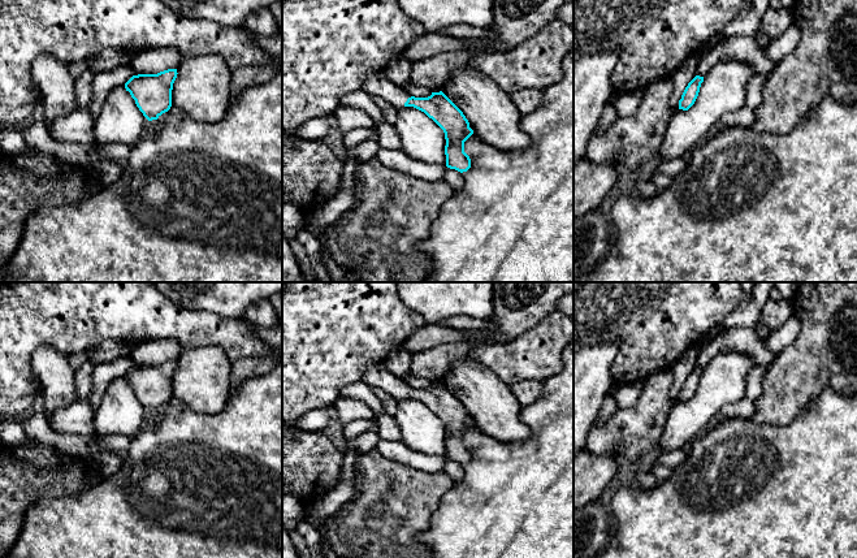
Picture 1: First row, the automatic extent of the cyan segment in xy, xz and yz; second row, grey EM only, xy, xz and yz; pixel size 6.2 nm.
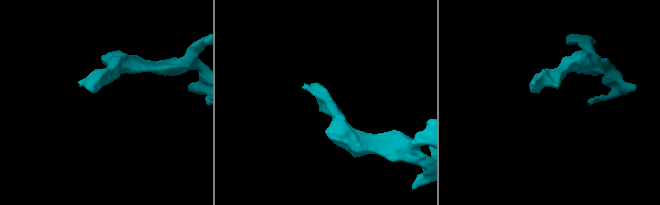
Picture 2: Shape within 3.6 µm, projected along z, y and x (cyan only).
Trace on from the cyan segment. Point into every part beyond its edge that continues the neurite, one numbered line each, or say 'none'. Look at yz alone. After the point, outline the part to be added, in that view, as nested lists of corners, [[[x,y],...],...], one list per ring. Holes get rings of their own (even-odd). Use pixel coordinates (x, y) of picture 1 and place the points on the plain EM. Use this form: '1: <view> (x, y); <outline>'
none

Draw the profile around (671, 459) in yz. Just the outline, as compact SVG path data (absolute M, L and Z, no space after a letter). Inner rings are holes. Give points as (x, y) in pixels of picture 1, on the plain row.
M679 449L674 451L661 453L657 462L662 466L675 468L676 466L681 464L687 457L688 451Z

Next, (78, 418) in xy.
M87 398L47 415L47 421L56 433L95 436L95 408Z

